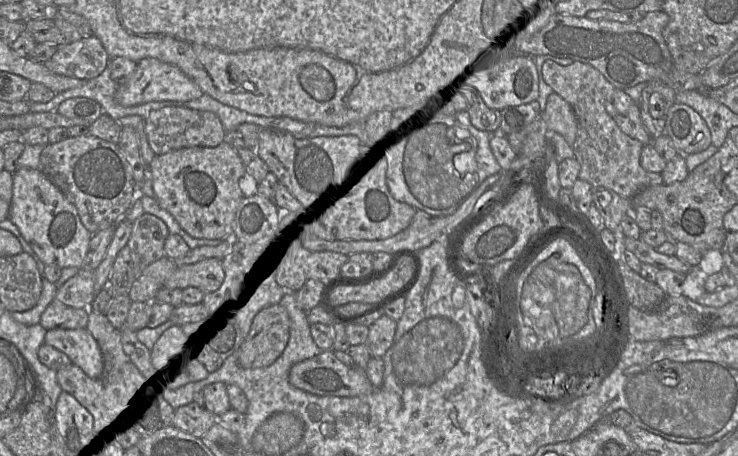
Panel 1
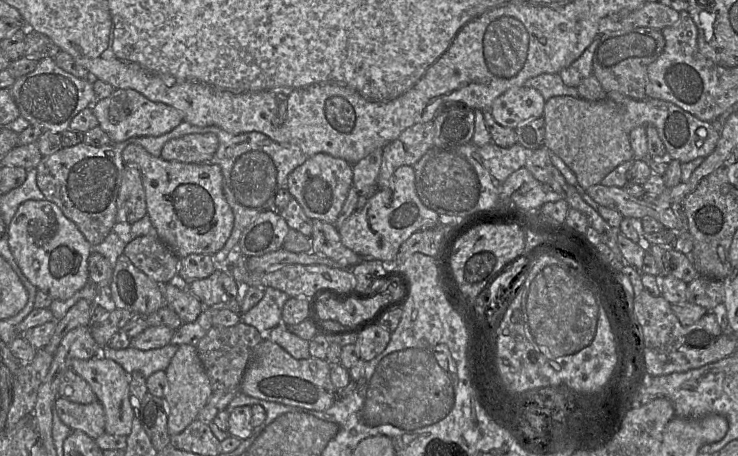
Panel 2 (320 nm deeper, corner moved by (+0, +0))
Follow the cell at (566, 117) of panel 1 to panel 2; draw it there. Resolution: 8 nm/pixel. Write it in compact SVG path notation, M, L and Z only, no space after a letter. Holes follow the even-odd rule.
M610 92L608 99L598 101L571 96L552 97L545 103L543 117L545 121L543 144L565 162L576 175L578 185L584 190L601 184L604 177L617 166L634 159L629 135L638 126L653 125L666 148L667 157L678 160L680 163L706 158L713 152L720 138L720 132L711 122L702 121L671 102L650 97L635 100L622 97L619 92Z

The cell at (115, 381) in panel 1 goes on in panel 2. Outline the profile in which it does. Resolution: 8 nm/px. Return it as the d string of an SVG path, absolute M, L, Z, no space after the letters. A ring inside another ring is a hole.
M58 397L55 401L55 411L60 420L72 431L82 431L93 439L106 432L105 411L98 400L90 404L79 404Z

